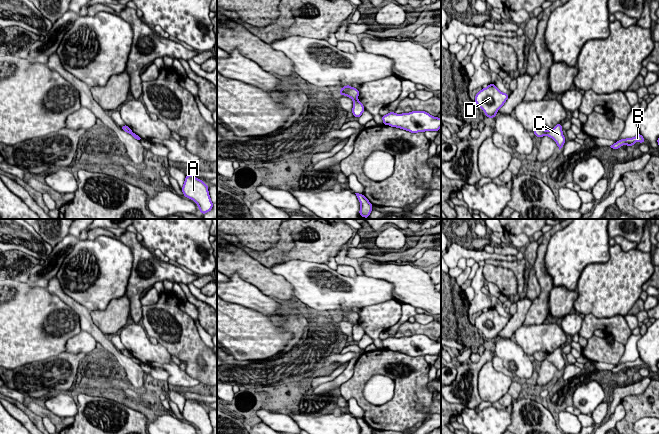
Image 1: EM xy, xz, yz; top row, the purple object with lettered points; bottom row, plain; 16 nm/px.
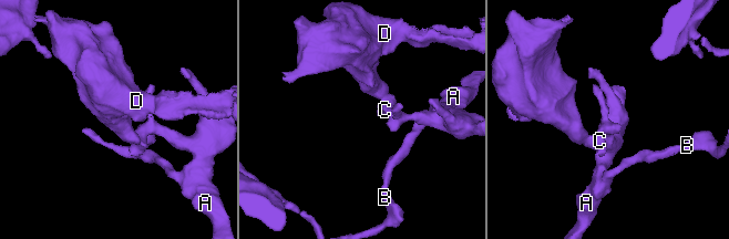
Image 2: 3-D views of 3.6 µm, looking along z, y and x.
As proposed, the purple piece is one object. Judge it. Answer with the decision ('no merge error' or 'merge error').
merge error

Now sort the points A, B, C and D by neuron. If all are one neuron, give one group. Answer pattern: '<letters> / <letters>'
A B C / D

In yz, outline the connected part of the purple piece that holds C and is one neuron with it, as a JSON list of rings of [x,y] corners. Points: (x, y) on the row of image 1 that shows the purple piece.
[[[561,123],[557,124],[553,129],[547,131],[546,135],[550,138],[552,138],[559,150],[563,147],[564,143],[565,143],[565,137],[563,135],[563,132],[562,132],[562,126],[561,126]]]

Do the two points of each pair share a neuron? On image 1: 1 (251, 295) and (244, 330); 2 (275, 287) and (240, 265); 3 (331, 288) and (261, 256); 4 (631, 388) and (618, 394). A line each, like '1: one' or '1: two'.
1: two
2: one
3: two
4: one

